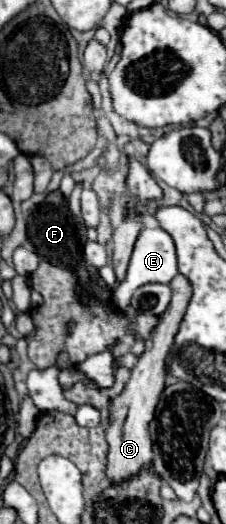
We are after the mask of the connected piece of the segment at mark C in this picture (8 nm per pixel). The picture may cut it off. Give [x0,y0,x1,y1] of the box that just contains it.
[105,275,191,485]

